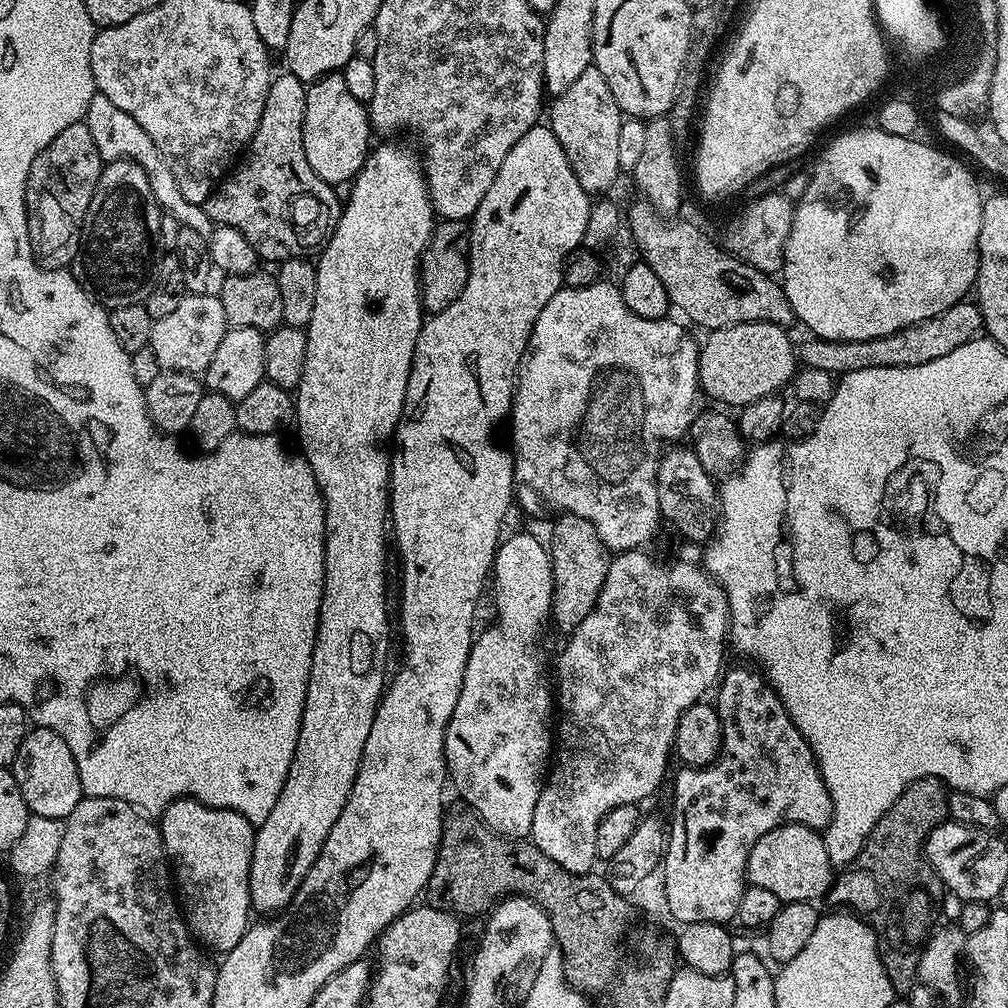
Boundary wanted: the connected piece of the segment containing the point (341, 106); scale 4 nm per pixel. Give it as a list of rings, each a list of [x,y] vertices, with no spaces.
[[[329,72],[321,76],[308,88],[306,98],[306,118],[304,119],[304,149],[306,150],[306,162],[327,184],[333,186],[347,185],[349,181],[360,173],[360,167],[368,159],[370,143],[368,139],[374,136],[374,129],[368,119],[368,109],[365,101],[354,98],[350,89],[346,86],[346,78],[340,72]]]

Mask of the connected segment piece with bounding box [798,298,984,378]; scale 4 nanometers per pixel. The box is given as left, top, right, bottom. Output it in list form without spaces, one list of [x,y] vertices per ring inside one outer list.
[[[965,298],[950,306],[950,310],[942,310],[942,314],[934,318],[926,318],[902,330],[894,330],[894,334],[886,334],[882,338],[809,339],[809,344],[799,345],[798,356],[805,365],[831,372],[834,377],[839,378],[854,370],[922,366],[922,362],[934,362],[934,358],[943,358],[946,354],[950,354],[950,350],[958,350],[958,346],[966,346],[966,342],[977,339],[983,332],[984,319],[980,313],[980,305]]]

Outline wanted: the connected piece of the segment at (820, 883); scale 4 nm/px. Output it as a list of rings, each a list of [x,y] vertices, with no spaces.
[[[785,822],[774,830],[762,834],[762,838],[754,842],[748,855],[746,880],[748,884],[762,886],[765,890],[778,894],[780,901],[786,904],[803,900],[816,902],[819,901],[819,896],[827,897],[834,883],[834,866],[826,854],[823,835],[817,829],[808,828],[799,822]]]

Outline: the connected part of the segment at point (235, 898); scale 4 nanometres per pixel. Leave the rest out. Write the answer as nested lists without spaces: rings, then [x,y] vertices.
[[[172,800],[158,817],[164,853],[174,865],[174,884],[189,932],[205,949],[213,948],[217,954],[234,950],[250,927],[248,915],[253,915],[250,898],[250,858],[254,854],[256,828],[242,814],[225,808],[211,808],[197,800]]]

